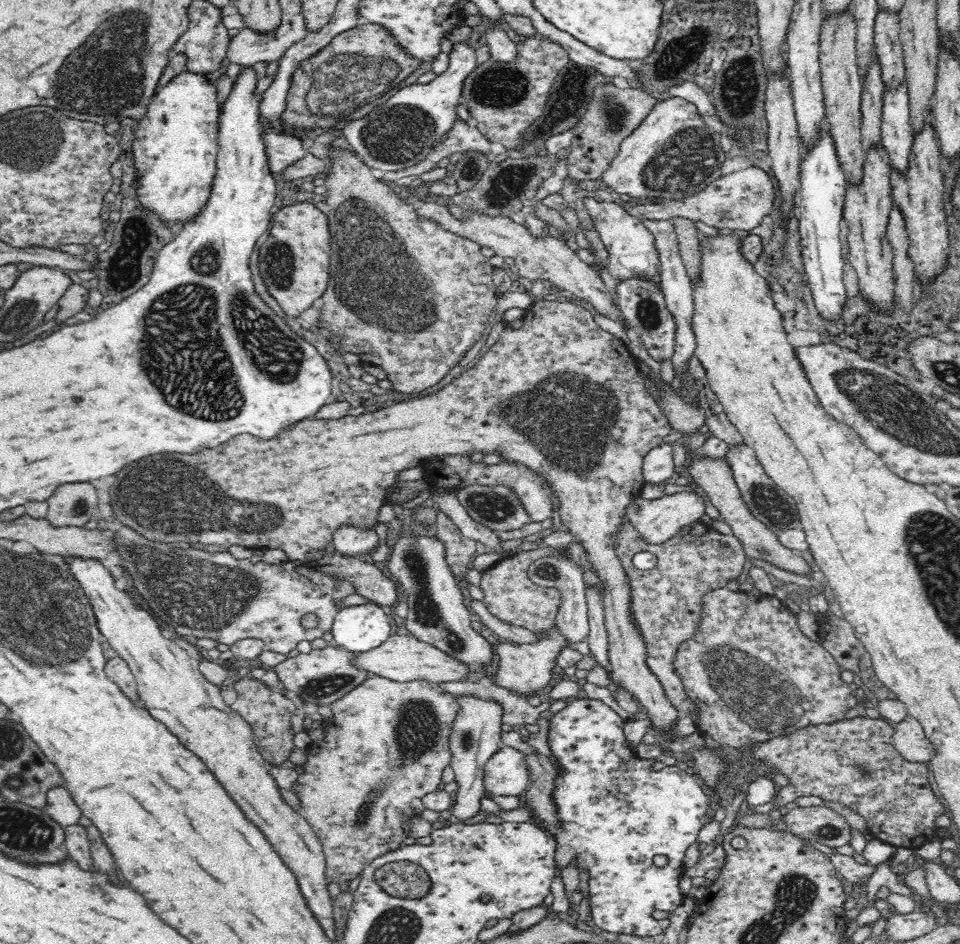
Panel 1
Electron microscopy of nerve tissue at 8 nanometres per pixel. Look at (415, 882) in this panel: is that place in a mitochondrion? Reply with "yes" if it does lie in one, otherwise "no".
yes

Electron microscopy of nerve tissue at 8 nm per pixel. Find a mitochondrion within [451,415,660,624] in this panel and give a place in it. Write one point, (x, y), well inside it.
(494, 506)

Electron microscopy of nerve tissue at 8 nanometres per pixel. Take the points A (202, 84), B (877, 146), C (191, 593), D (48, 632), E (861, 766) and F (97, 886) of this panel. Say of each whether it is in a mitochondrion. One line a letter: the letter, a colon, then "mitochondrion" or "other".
A: other
B: other
C: mitochondrion
D: mitochondrion
E: mitochondrion
F: mitochondrion

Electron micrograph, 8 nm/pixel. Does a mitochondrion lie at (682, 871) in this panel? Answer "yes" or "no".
no

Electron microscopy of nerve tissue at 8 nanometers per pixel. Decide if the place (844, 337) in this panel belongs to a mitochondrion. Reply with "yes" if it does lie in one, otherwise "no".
no

